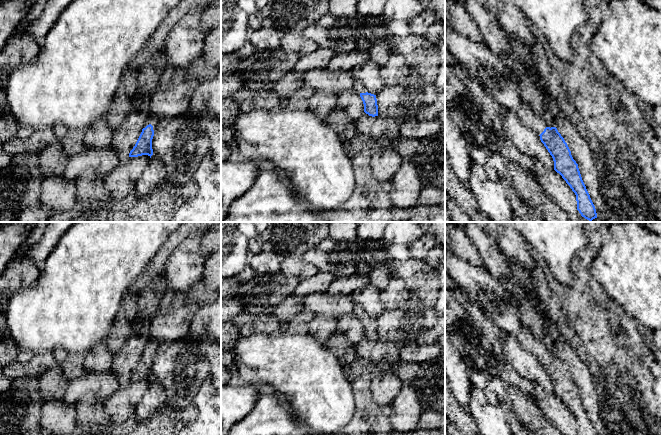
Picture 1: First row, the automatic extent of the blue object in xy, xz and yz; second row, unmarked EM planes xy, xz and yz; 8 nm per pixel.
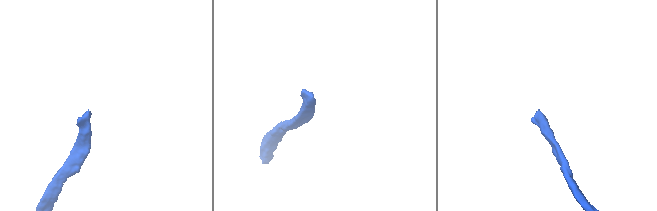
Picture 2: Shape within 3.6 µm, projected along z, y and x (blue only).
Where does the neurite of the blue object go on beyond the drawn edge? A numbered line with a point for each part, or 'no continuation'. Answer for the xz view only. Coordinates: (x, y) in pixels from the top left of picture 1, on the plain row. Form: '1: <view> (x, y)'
1: xz (358, 312)

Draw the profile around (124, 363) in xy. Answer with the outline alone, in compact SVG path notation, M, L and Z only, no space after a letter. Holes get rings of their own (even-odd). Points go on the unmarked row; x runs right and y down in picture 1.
M150 321L136 322L133 336L124 344L121 352L114 356L111 371L119 378L120 387L127 386L129 377L135 370L149 338Z

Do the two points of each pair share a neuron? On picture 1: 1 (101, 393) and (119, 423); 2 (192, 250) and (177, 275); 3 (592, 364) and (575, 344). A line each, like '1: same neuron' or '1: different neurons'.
1: different neurons
2: same neuron
3: same neuron

